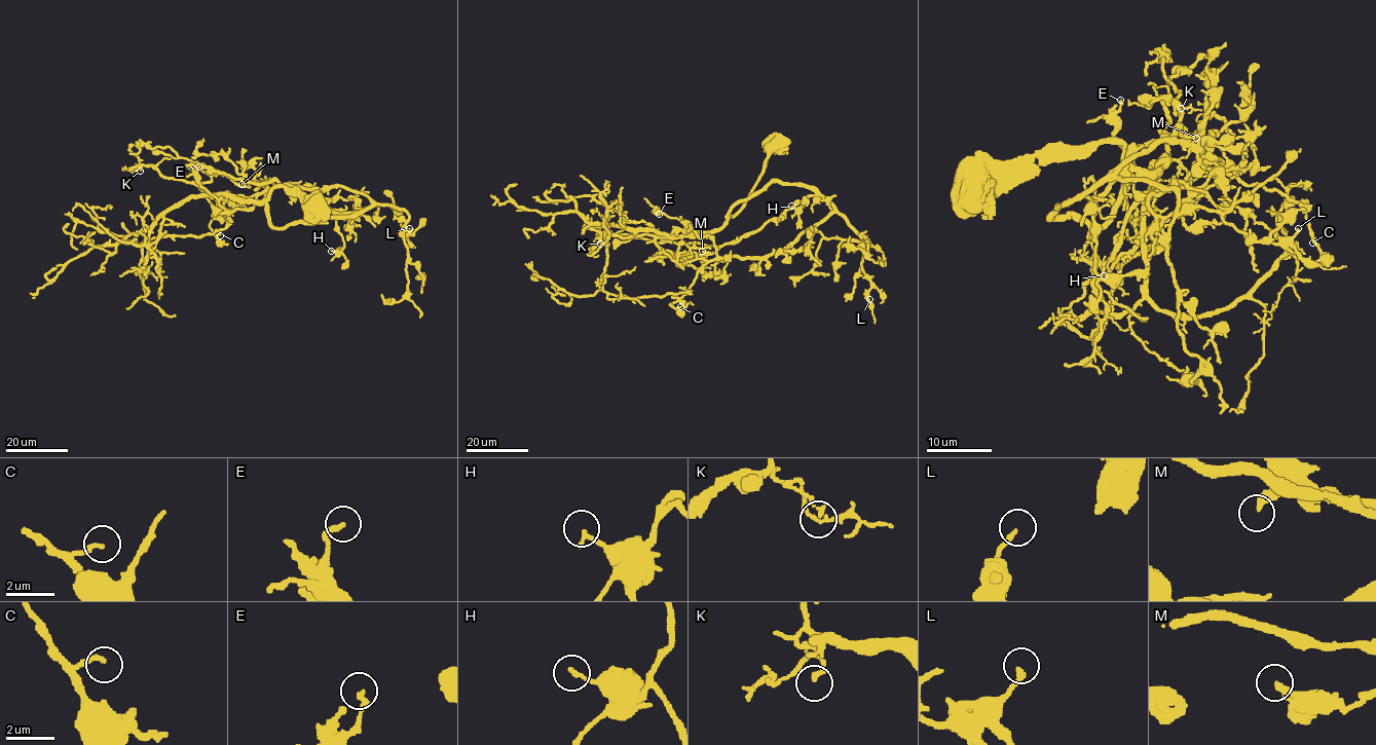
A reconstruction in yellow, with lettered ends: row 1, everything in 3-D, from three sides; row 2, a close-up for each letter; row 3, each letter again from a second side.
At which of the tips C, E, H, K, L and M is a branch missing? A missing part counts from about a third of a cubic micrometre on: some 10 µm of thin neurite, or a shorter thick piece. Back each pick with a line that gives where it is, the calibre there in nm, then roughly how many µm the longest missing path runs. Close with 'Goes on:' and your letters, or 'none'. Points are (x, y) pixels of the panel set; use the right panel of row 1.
Goes on: none

